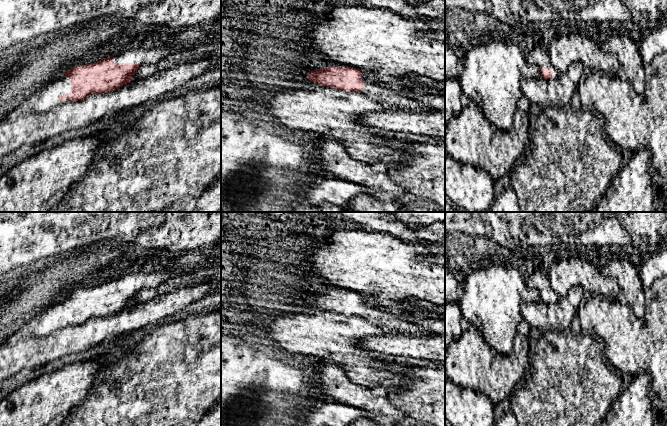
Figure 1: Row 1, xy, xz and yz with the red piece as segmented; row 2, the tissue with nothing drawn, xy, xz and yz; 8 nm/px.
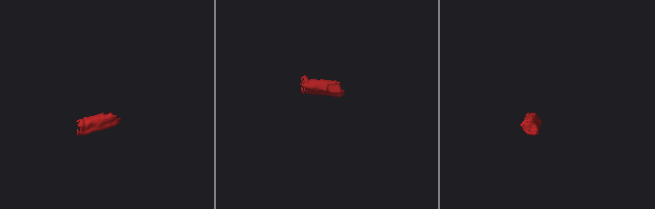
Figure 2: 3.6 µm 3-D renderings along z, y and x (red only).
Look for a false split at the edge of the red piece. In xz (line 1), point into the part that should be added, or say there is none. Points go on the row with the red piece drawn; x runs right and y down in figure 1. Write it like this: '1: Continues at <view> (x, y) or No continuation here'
1: Continues at xz (375, 89)

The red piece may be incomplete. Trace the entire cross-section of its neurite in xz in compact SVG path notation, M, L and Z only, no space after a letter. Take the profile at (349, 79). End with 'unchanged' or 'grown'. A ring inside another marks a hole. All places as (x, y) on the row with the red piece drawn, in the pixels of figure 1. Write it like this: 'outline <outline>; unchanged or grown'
outline M323 67L312 70L306 78L320 86L341 89L347 92L357 91L371 99L388 106L395 106L406 111L432 112L433 109L419 101L406 97L402 92L388 88L380 80L368 79L365 72L353 67Z; grown

